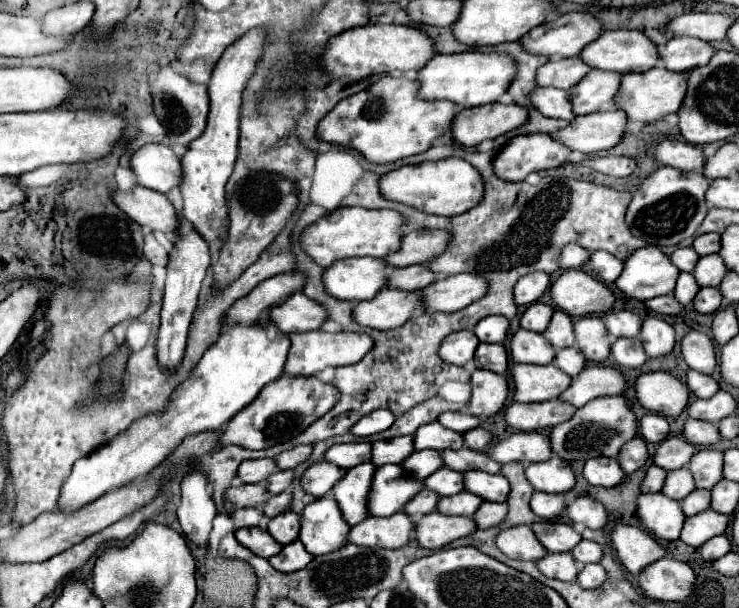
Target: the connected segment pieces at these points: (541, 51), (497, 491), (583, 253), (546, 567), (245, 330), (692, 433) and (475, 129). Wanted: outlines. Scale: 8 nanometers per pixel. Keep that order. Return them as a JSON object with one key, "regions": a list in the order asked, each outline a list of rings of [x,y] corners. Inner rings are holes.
{"regions":[[[[569,12],[551,22],[531,28],[519,42],[521,46],[537,56],[547,58],[571,58],[599,38],[603,26],[597,18],[587,12]]],[[[465,472],[465,490],[489,502],[505,502],[509,496],[509,482],[503,474]]],[[[567,244],[565,248],[561,248],[561,256],[559,256],[559,264],[563,270],[571,270],[571,268],[581,268],[585,262],[589,260],[589,252],[577,244]]],[[[555,552],[555,554],[547,554],[541,560],[537,560],[537,568],[549,576],[549,578],[557,578],[557,580],[575,580],[577,578],[577,564],[571,556],[571,552]]],[[[273,324],[269,326],[225,326],[217,342],[213,342],[191,376],[181,382],[169,396],[169,404],[159,414],[147,414],[135,420],[125,432],[115,436],[111,442],[99,446],[85,458],[73,464],[71,476],[65,480],[59,498],[61,512],[75,512],[103,494],[121,488],[137,478],[147,476],[153,468],[163,464],[183,438],[219,430],[231,416],[251,404],[263,386],[283,374],[283,366],[289,352],[289,340]]],[[[689,418],[685,422],[683,438],[695,446],[709,446],[709,444],[715,444],[721,440],[717,424],[711,424],[705,420],[693,420],[693,418]]],[[[483,104],[463,108],[451,122],[451,136],[459,146],[471,148],[483,140],[493,140],[509,130],[515,130],[527,120],[527,110],[517,104]]]]}

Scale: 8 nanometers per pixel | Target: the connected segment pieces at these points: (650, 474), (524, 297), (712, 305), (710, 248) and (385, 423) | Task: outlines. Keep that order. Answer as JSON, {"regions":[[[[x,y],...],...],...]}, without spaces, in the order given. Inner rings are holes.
{"regions":[[[[649,466],[643,482],[641,482],[641,492],[661,492],[663,482],[665,482],[667,472],[657,466]]],[[[531,272],[529,276],[523,276],[513,286],[515,304],[529,306],[529,304],[537,302],[541,298],[541,294],[549,288],[549,284],[551,284],[551,280],[549,280],[549,274],[545,274],[545,272]]],[[[701,288],[697,292],[697,296],[693,298],[693,308],[701,314],[711,314],[711,312],[719,310],[721,300],[723,300],[723,296],[717,288]]],[[[701,234],[695,238],[693,248],[699,256],[707,256],[707,254],[715,254],[721,248],[721,236],[719,234]]],[[[375,410],[371,414],[367,414],[365,418],[361,418],[353,428],[351,428],[351,434],[355,436],[371,436],[371,434],[377,434],[377,432],[383,432],[387,430],[391,424],[395,422],[395,416],[393,412],[389,410]]]]}

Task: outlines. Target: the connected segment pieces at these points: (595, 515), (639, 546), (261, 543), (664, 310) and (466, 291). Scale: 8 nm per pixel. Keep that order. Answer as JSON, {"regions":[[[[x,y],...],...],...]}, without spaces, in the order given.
{"regions":[[[[589,496],[571,498],[567,502],[565,512],[571,518],[571,522],[581,522],[591,530],[601,530],[607,524],[605,508],[599,502],[595,502],[593,498],[589,498]]],[[[617,522],[611,528],[611,544],[621,564],[631,572],[639,574],[647,564],[659,560],[667,552],[641,528]]],[[[239,528],[235,530],[235,538],[249,548],[253,554],[261,556],[261,558],[271,558],[277,552],[281,552],[281,544],[277,544],[269,532],[265,528]]],[[[665,294],[665,296],[657,296],[645,302],[645,306],[657,314],[679,314],[681,310],[685,310],[685,306],[681,306],[673,294]]],[[[455,274],[421,290],[423,306],[435,312],[457,312],[485,296],[487,282],[477,274]]]]}

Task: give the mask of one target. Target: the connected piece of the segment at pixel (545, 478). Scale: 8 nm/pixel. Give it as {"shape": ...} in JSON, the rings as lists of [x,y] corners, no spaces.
{"shape":[[[553,456],[551,460],[545,460],[545,462],[535,462],[535,464],[529,464],[525,468],[525,476],[529,480],[529,484],[539,490],[539,492],[545,492],[545,490],[571,490],[575,486],[575,476],[573,476],[573,470],[571,466]]]}

